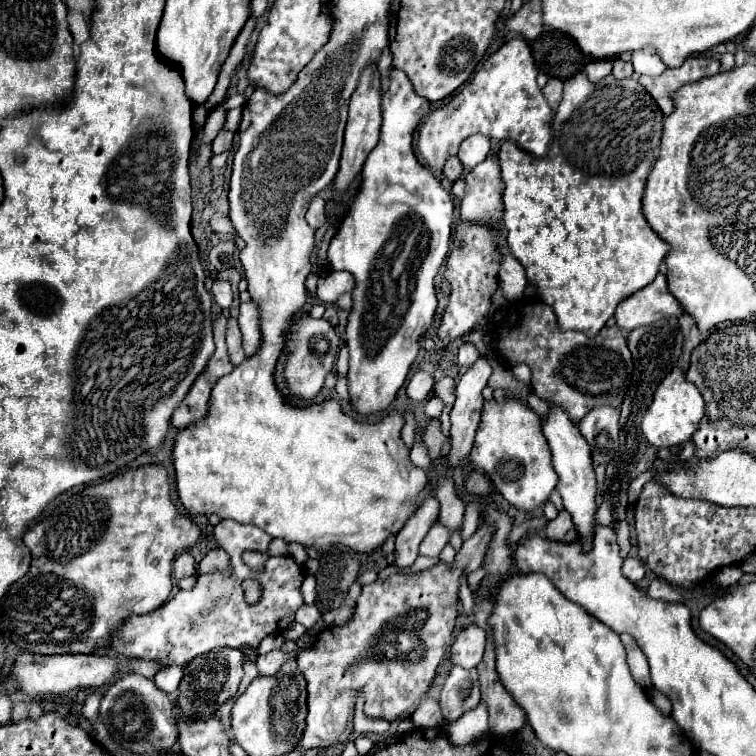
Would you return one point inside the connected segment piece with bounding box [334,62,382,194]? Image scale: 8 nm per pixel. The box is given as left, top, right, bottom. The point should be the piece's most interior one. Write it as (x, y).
(363, 129)

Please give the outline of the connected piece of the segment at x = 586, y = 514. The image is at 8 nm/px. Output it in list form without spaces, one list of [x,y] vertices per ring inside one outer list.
[[[552,406],[546,422],[544,422],[544,436],[548,438],[550,450],[552,450],[552,460],[554,460],[554,470],[558,472],[558,486],[556,490],[560,492],[564,500],[564,510],[572,516],[572,522],[578,532],[578,542],[582,542],[584,550],[592,550],[592,536],[594,536],[594,514],[596,514],[596,472],[592,464],[592,454],[590,446],[580,434],[578,426],[570,420],[564,408]]]

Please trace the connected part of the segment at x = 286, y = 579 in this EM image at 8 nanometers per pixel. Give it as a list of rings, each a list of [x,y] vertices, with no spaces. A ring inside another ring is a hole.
[[[222,520],[214,526],[212,538],[218,548],[230,556],[230,574],[202,574],[196,578],[192,590],[180,590],[160,608],[142,616],[128,616],[120,622],[120,628],[110,636],[110,648],[126,658],[136,660],[156,660],[164,668],[184,666],[194,656],[204,654],[212,648],[258,648],[264,636],[284,632],[292,622],[296,610],[304,604],[300,586],[306,576],[304,566],[292,556],[268,556],[260,572],[252,572],[244,562],[244,550],[256,550],[260,554],[268,552],[270,536],[256,528],[246,526],[236,520]],[[258,578],[264,584],[264,596],[256,606],[244,602],[242,580]]]

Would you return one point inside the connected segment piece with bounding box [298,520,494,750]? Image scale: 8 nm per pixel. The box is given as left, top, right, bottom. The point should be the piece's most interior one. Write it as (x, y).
(418, 611)

